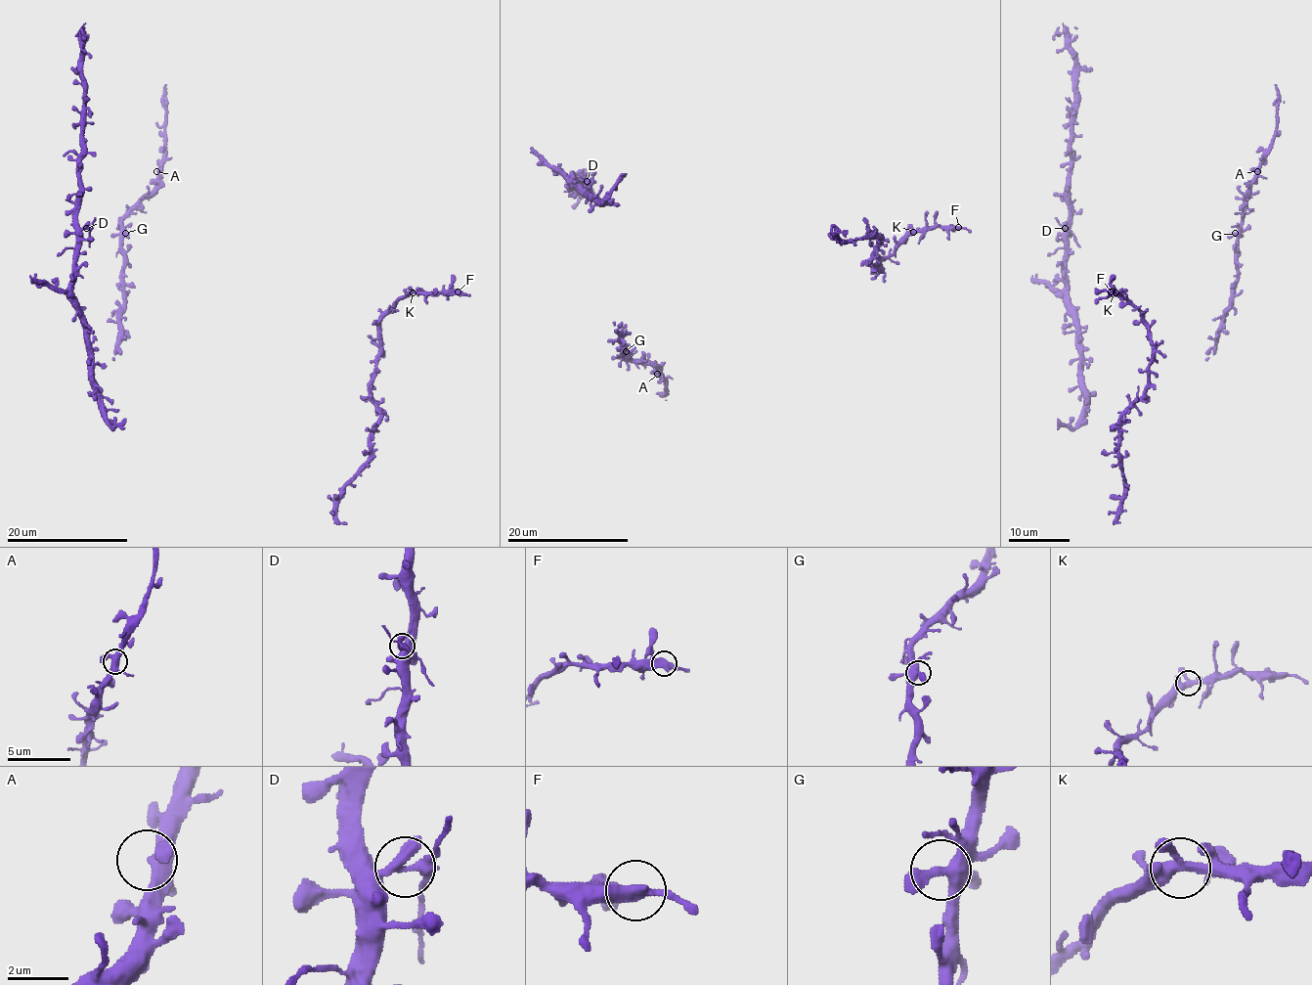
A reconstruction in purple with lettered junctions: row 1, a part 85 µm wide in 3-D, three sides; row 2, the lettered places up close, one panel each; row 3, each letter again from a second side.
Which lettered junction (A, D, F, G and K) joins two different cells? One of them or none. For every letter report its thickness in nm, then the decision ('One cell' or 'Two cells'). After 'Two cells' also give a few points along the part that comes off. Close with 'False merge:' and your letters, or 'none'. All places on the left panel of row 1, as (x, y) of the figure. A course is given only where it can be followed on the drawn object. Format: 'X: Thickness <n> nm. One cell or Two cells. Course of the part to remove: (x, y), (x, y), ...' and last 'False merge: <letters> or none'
A: Thickness 420 nm. One cell
D: Thickness 340 nm. Two cells. Course of the part to remove: (85, 227), (90, 230), (90, 246)
F: Thickness 400 nm. One cell
G: Thickness 360 nm. One cell
K: Thickness 360 nm. One cell
False merge: D

